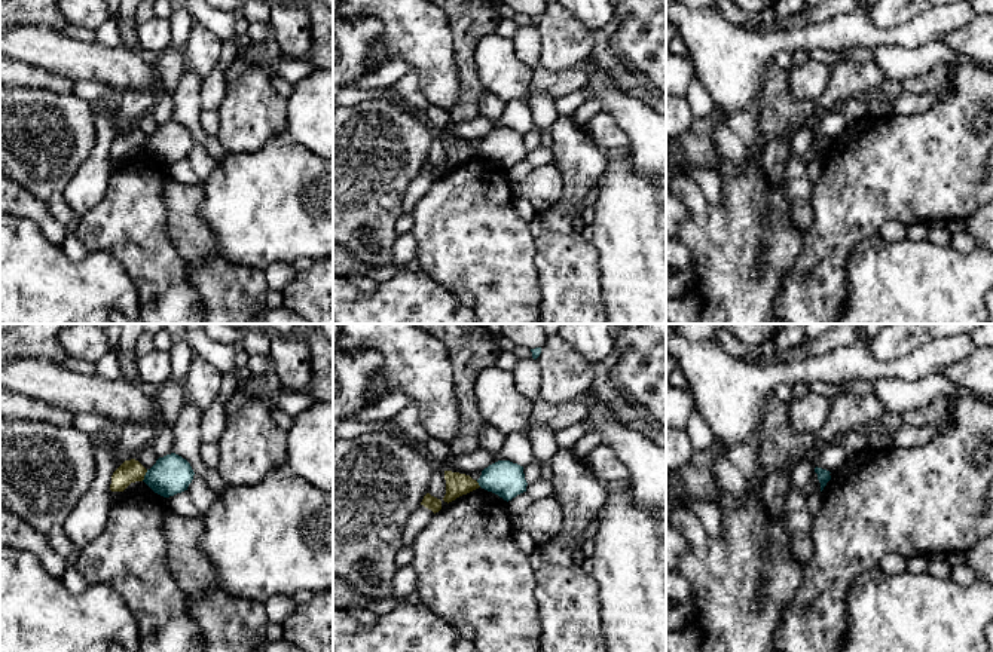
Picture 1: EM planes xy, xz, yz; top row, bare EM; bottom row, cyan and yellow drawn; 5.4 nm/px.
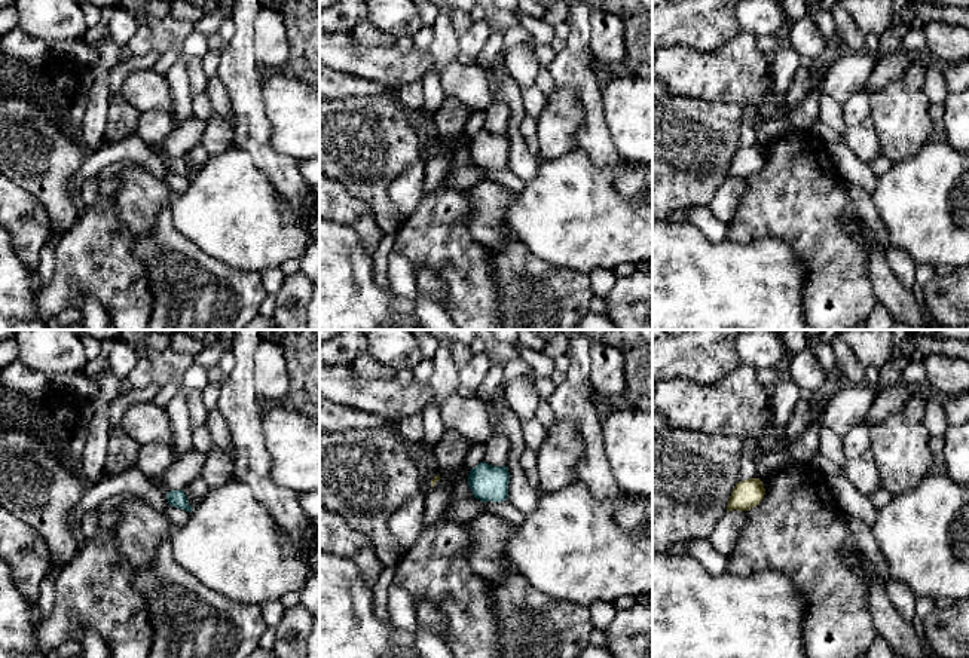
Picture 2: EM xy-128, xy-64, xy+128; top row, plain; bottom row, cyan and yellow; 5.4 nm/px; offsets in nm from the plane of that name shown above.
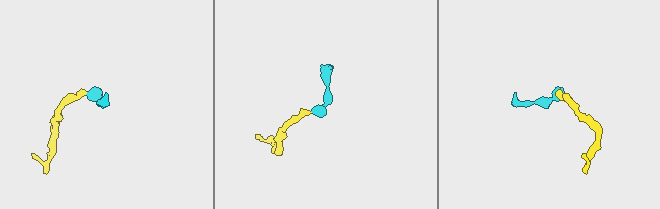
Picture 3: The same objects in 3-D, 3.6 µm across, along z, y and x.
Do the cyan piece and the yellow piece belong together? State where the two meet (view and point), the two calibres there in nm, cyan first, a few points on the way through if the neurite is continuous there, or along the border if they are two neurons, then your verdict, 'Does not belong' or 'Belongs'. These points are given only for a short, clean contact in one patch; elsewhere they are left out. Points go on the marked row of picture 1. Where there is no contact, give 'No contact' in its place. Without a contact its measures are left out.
Touches cyan at xy (144, 476). Thickness 220 nm (cyan) against 120 nm. Boundary: xy (147, 470), (141, 480). Does not belong

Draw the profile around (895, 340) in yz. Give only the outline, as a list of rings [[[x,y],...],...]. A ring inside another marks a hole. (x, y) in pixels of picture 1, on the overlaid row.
[[[887,324],[867,342],[870,353],[880,361],[910,355],[932,340],[971,334],[983,324]]]

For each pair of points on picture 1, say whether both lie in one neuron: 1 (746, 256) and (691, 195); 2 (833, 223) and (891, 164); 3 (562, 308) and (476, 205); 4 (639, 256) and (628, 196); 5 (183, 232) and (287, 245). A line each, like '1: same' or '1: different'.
1: same
2: same
3: different
4: same
5: different

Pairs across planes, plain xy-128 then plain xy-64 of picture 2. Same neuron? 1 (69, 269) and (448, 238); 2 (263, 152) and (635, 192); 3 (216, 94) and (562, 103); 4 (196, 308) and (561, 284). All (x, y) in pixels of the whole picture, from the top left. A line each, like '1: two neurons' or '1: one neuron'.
1: one neuron
2: two neurons
3: two neurons
4: one neuron

